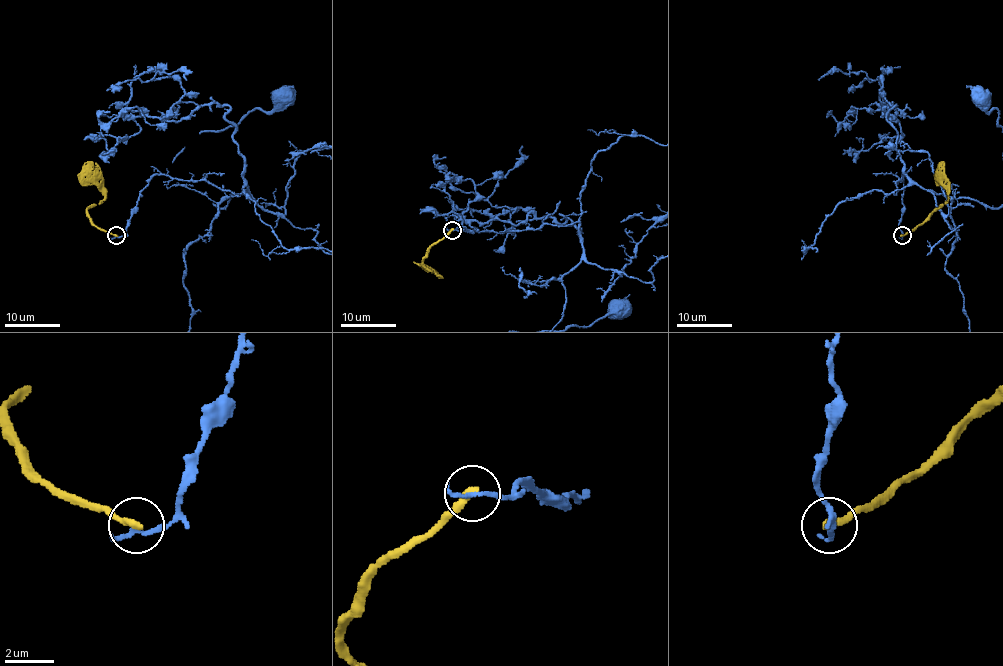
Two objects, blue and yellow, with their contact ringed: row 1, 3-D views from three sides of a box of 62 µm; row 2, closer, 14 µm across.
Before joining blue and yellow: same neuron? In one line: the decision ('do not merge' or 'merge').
do not merge

